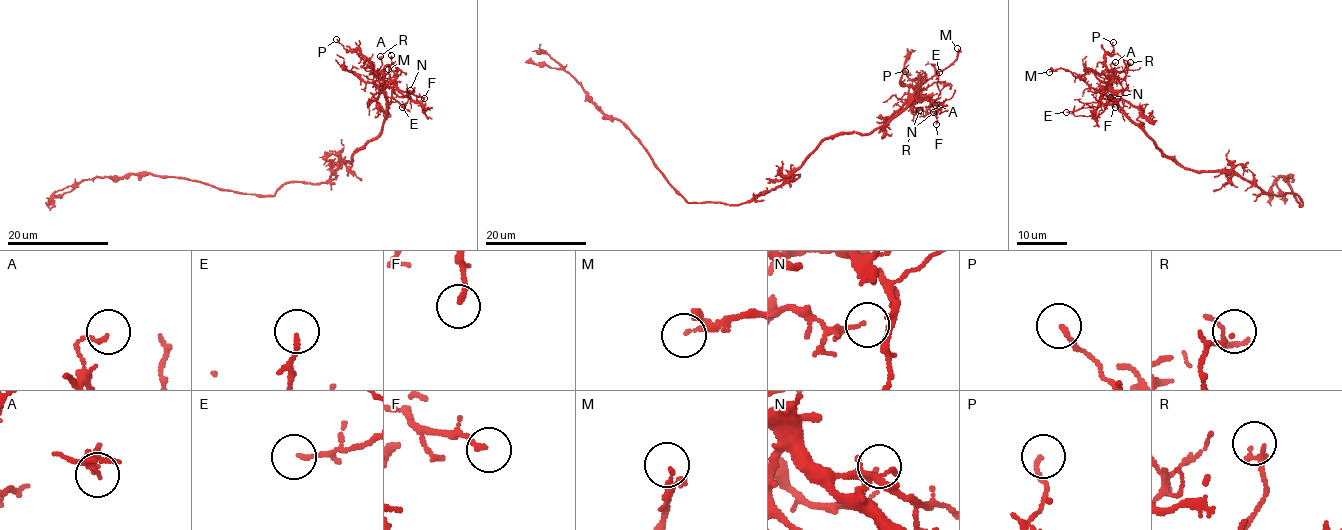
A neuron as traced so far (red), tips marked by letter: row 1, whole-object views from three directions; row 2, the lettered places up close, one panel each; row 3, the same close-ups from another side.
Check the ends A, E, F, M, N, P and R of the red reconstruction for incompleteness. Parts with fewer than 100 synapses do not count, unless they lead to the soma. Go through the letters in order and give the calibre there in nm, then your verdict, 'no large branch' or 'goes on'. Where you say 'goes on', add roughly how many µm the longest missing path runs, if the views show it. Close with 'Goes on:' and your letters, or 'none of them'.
A: calibre 120 nm; no large branch
E: calibre 100 nm; no large branch
F: calibre 160 nm; no large branch
M: calibre 110 nm; goes on; missing 45 µm
N: calibre 80 nm; no large branch
P: calibre 140 nm; no large branch
R: calibre 120 nm; no large branch
Goes on: M

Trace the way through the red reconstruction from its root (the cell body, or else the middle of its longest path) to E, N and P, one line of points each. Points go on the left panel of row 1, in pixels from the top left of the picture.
E: (322, 183), (379, 134), (387, 84), (409, 96), (402, 107)
N: (322, 183), (379, 134), (387, 108), (385, 85), (398, 96), (410, 90)
P: (322, 183), (379, 134), (387, 108), (383, 78), (371, 61), (336, 39)

